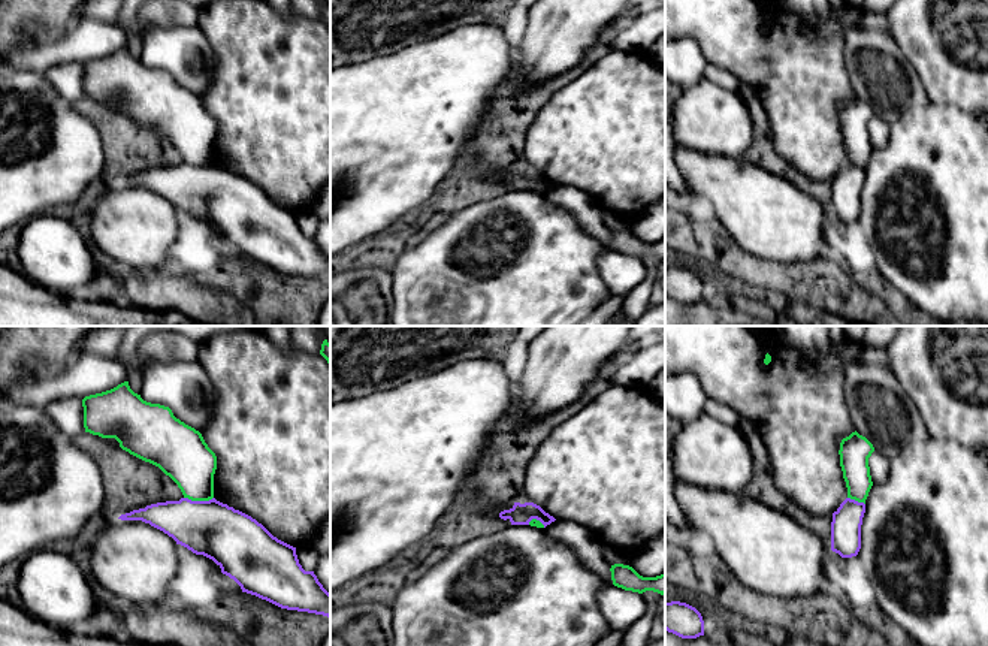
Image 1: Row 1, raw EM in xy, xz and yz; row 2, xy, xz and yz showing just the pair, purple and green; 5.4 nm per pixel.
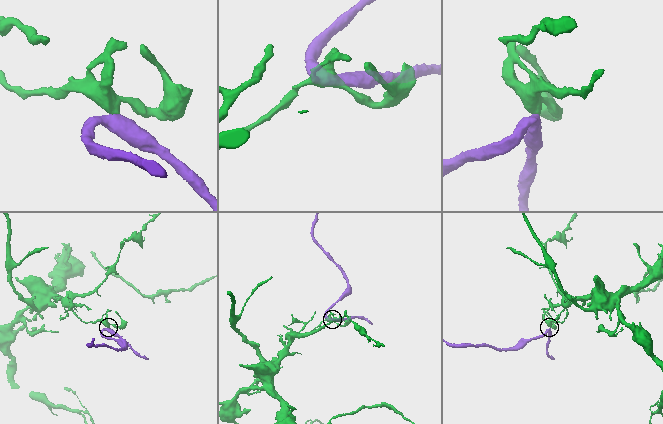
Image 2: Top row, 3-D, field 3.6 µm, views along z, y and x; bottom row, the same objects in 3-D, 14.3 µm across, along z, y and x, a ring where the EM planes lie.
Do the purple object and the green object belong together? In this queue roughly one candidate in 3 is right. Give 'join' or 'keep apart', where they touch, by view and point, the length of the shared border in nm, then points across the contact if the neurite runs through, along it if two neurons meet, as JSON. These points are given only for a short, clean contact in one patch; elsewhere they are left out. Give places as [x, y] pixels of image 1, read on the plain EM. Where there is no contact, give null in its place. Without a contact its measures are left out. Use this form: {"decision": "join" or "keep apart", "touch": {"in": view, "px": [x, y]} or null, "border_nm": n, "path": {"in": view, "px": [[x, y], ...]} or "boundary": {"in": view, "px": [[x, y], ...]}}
{"decision": "keep apart", "touch": {"in": "xy", "px": [199, 166]}, "border_nm": 160, "boundary": {"in": "xy", "px": [[184, 162], [192, 165], [212, 163]]}}

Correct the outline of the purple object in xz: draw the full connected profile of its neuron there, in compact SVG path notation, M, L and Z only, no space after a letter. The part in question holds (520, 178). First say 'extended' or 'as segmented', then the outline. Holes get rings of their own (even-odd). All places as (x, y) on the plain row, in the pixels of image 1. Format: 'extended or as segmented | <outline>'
as segmented | M514 167L510 175L501 176L499 182L504 185L508 184L511 190L529 190L532 184L537 184L544 190L544 193L556 185L553 181L546 178L540 170L534 167Z

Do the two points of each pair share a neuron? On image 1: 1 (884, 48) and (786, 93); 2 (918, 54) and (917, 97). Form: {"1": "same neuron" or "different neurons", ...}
{"1": "different neurons", "2": "different neurons"}

